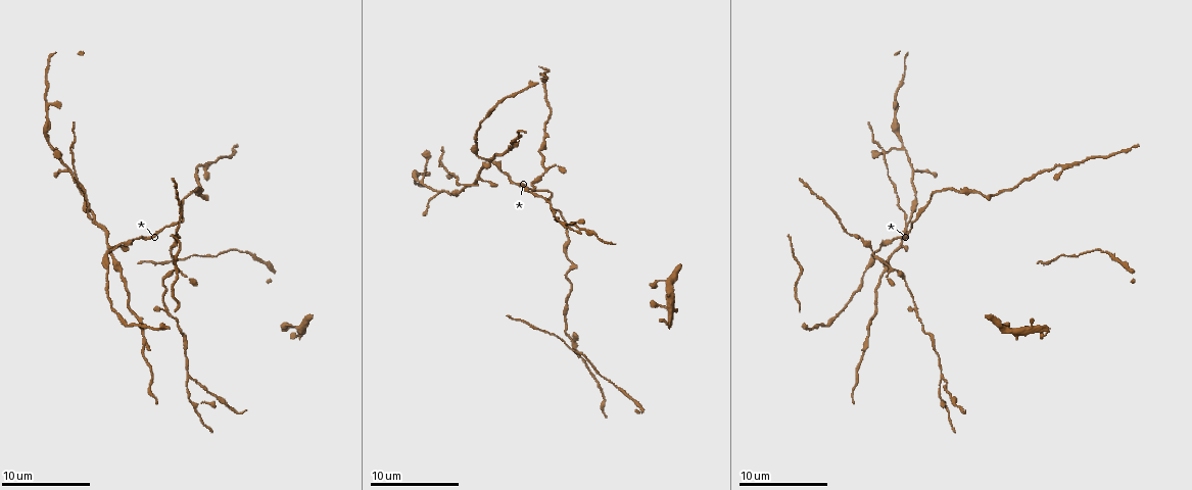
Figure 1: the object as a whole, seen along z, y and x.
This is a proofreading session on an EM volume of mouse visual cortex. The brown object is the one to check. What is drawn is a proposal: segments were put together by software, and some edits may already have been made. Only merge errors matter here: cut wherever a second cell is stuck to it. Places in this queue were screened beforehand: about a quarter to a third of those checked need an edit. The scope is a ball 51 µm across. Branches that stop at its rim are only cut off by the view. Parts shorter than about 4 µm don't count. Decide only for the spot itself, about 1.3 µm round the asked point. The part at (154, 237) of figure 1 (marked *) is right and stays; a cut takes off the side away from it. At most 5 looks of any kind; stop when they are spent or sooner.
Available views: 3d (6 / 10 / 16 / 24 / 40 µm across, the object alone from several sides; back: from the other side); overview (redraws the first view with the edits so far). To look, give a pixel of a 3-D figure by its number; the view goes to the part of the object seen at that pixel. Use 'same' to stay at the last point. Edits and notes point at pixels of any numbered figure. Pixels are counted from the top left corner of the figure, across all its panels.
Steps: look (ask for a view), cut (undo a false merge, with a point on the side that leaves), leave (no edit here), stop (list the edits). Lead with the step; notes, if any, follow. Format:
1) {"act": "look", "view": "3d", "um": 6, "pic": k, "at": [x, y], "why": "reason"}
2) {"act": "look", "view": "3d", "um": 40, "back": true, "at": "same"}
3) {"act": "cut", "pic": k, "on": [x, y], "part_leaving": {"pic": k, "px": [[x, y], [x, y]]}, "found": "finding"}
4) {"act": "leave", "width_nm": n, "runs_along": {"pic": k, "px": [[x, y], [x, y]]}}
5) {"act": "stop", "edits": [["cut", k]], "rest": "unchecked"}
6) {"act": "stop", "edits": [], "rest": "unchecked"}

{"act": "look", "view": "3d", "um": 16, "pic": 1, "at": [542, 163], "why": "three arms meet"}

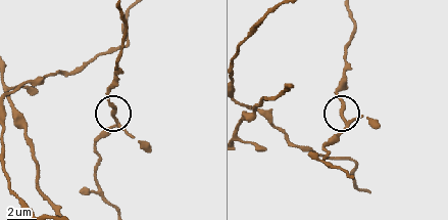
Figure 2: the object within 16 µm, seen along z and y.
{"act": "look", "view": "3d", "um": 6, "pic": 2, "at": [340, 113]}

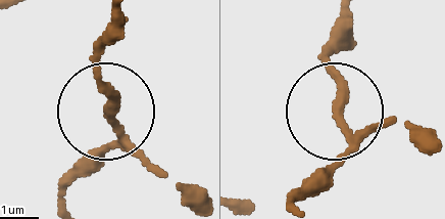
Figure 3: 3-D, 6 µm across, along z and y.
{"act": "leave", "side_arm_um": 15, "found": "all the same cell"}

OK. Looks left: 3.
{"act": "look", "view": "3d", "um": 10, "pic": 1, "at": [888, 260], "why": "two arms in line, one across"}

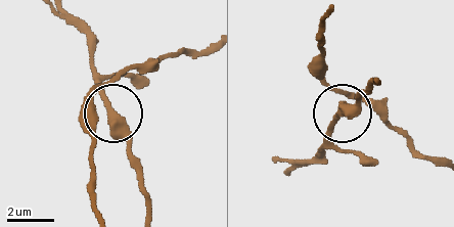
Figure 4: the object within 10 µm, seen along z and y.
{"act": "leave", "arms": 3, "found": "continuous, no second cell"}

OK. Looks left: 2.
{"act": "look", "view": "3d", "um": 10, "pic": 1, "at": [1065, 169], "why": "a fork"}

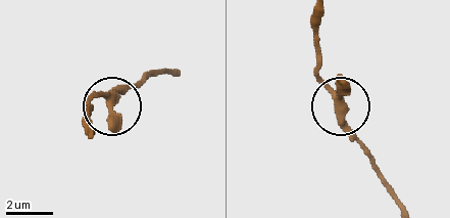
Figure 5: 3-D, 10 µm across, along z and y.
{"act": "look", "view": "3d", "um": 6, "pic": 5, "at": [114, 100]}

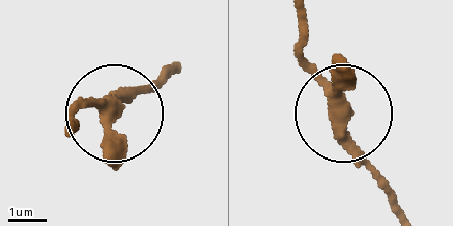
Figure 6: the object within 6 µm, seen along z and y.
{"act": "leave", "arms": 3, "runs_along": {"pic": 6, "px": [[69, 132], [72, 116], [117, 108], [166, 70]]}, "found": "continuous, no second cell"}

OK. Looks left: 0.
{"act": "stop", "edits": [], "rest": "unchecked"}

